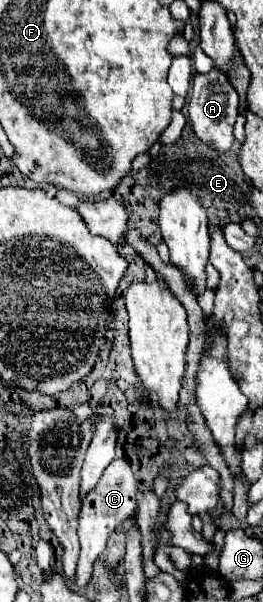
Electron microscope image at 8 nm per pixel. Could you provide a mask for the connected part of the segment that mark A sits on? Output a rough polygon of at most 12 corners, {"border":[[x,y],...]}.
{"border":[[219,69],[195,75],[193,131],[223,153],[233,145],[239,95]]}

